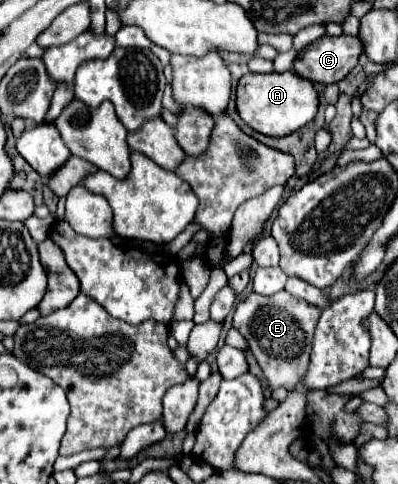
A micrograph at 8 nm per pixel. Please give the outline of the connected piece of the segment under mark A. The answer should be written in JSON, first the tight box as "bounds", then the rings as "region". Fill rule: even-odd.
{"bounds":[237,73,319,137],"region":[[[247,73],[237,85],[237,109],[241,119],[257,133],[269,137],[285,137],[301,129],[317,115],[319,95],[307,79],[287,73]]]}

